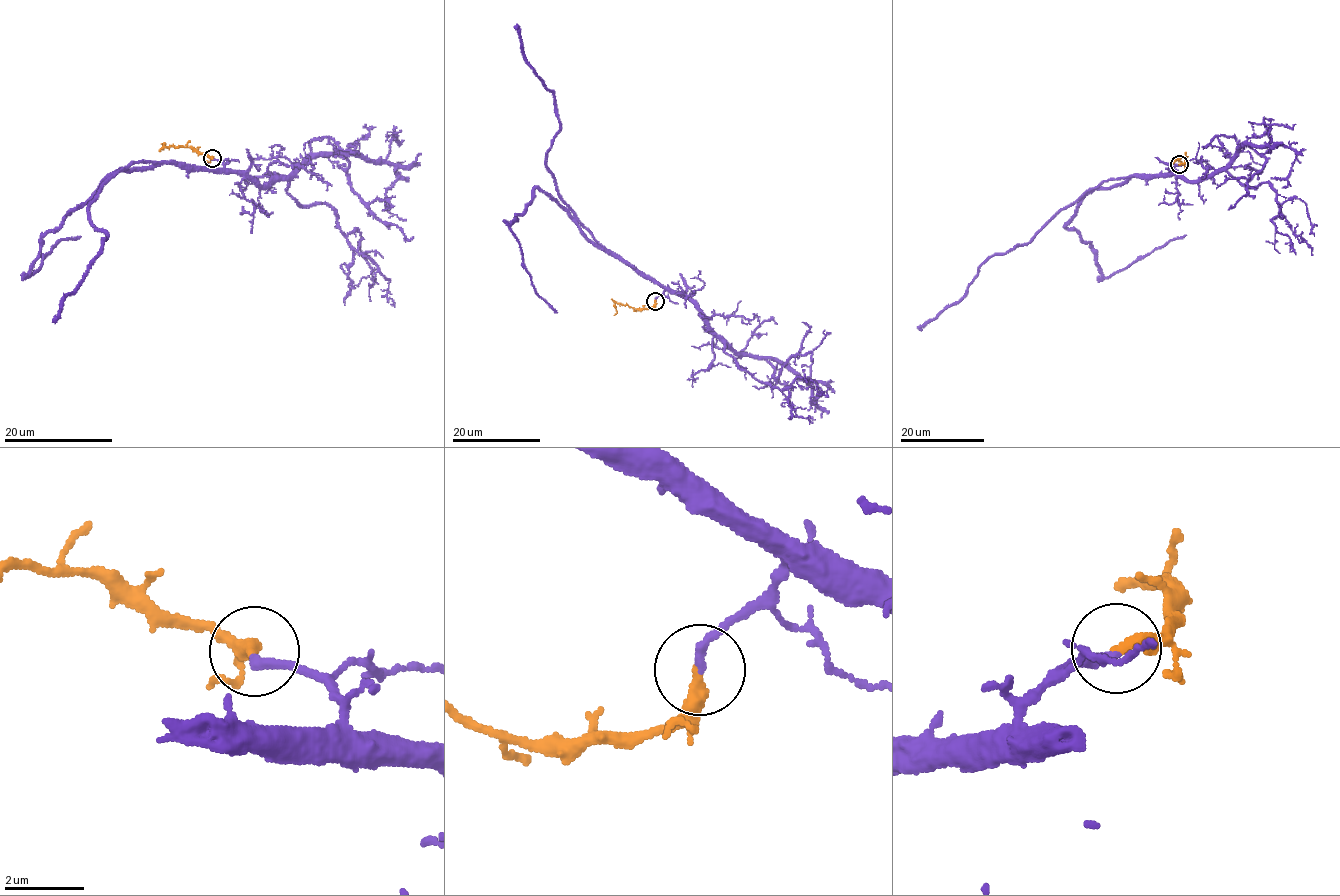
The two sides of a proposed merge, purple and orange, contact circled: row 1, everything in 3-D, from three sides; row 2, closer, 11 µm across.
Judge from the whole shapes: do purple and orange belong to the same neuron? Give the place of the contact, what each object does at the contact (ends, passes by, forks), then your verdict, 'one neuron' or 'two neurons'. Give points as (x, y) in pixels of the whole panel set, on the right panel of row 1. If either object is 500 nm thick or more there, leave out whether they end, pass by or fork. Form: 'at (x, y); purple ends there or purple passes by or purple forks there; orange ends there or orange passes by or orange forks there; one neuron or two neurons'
at (1179, 164); purple ends there; orange ends there; one neuron

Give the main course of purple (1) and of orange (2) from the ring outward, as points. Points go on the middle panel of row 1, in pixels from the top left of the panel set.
1: (656, 301), (663, 288), (611, 255), (558, 192), (547, 169), (559, 130), (555, 96), (524, 53), (516, 24)
2: (656, 301), (650, 308), (616, 303), (617, 312), (614, 315)

